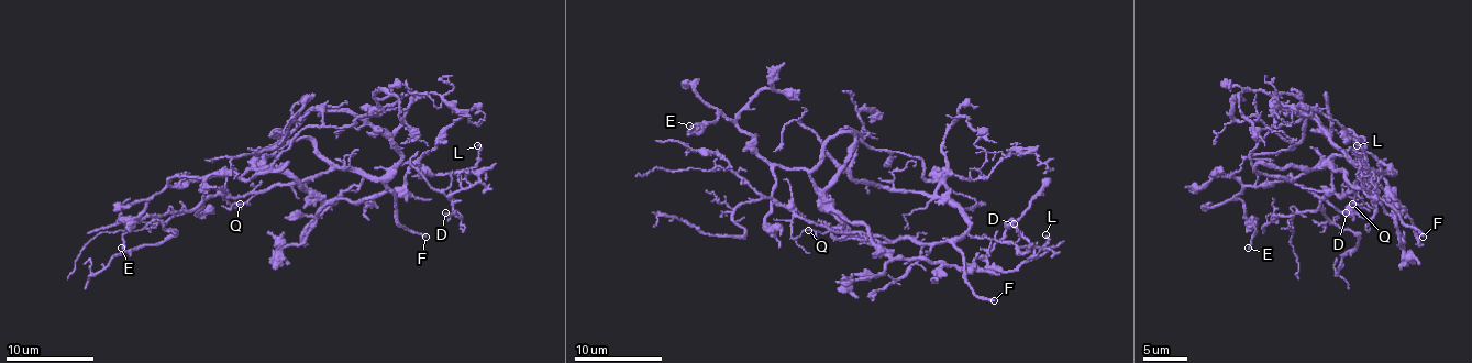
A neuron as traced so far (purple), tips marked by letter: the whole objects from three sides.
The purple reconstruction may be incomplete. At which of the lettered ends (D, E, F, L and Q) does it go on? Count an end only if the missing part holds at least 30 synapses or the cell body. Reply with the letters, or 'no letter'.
F

